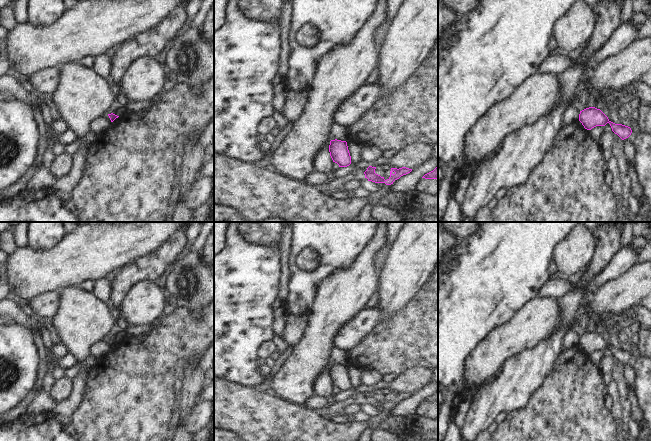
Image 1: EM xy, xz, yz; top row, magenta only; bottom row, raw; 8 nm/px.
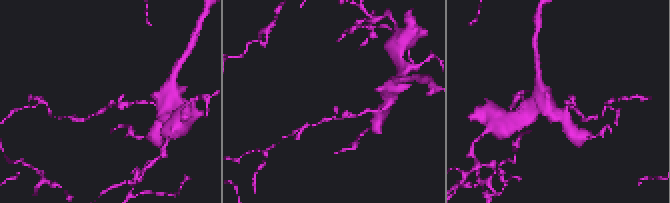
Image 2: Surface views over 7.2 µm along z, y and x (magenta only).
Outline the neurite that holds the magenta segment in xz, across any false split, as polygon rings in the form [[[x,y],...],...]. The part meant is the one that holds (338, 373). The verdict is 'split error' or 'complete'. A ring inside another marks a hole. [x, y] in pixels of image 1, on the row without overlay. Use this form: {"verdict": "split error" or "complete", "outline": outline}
{"verdict": "complete", "outline": [[[331,364],[329,376],[333,386],[337,387],[339,391],[347,391],[351,388],[351,380],[346,365]]]}

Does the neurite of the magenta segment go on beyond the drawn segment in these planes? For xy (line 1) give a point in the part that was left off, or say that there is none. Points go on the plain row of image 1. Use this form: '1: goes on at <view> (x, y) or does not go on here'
1: does not go on here

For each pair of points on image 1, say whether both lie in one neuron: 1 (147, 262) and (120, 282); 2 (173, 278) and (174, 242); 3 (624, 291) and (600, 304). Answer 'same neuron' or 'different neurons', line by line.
1: same neuron
2: different neurons
3: same neuron

